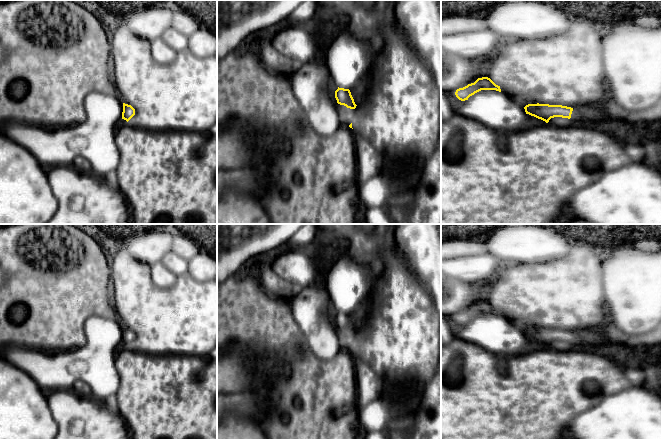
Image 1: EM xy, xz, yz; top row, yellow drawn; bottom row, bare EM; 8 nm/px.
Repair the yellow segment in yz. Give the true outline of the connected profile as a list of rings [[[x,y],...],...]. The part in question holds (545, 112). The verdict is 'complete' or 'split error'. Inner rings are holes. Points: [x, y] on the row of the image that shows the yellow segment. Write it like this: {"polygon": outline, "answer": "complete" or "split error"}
{"polygon": [[[528,104],[524,107],[526,114],[534,116],[538,119],[549,122],[551,118],[562,117],[570,119],[573,124],[583,125],[590,122],[590,118],[582,109],[573,109],[562,105],[549,104]]], "answer": "split error"}

